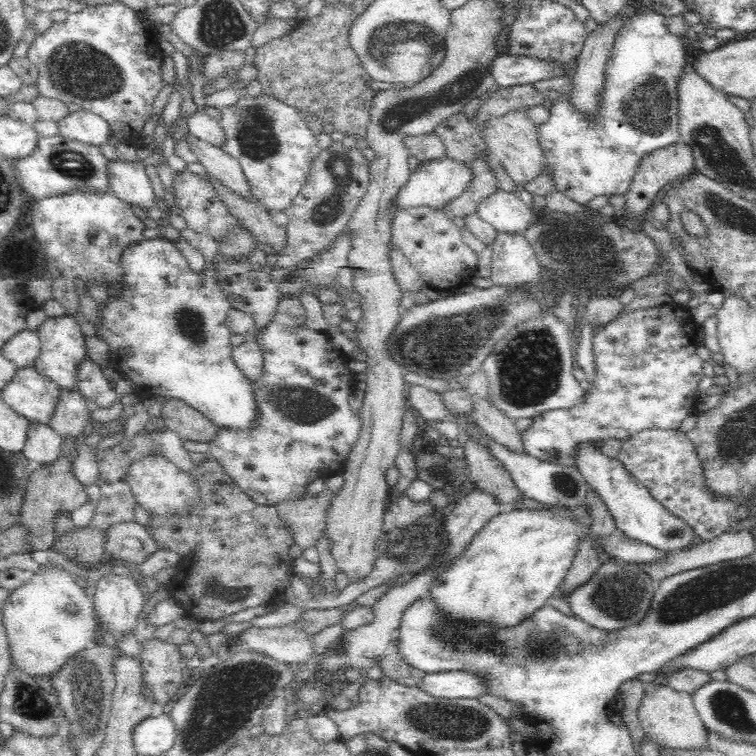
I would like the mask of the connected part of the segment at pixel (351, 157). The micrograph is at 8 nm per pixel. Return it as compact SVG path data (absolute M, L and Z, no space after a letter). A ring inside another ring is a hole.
M333 142L321 150L312 161L312 172L308 182L292 204L284 210L288 223L285 227L286 250L277 254L276 267L292 269L322 250L328 250L336 237L344 231L352 218L356 206L360 204L369 186L370 161L366 160L363 150L349 150L342 142Z

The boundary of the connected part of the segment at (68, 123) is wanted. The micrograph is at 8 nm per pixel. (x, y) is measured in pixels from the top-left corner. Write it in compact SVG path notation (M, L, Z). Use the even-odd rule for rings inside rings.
M88 110L72 112L57 124L59 135L92 146L99 147L111 138L110 126Z

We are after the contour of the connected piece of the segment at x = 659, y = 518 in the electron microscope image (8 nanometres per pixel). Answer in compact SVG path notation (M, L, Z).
M592 441L583 442L575 452L575 467L587 485L604 501L614 517L618 530L628 538L650 544L666 552L676 551L692 544L695 531L687 522L664 508L640 481L618 462L617 458L604 455Z

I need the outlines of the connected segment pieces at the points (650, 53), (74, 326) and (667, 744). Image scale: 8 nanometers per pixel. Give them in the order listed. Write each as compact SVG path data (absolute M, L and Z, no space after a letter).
M646 9L624 21L615 36L612 54L604 66L604 86L597 96L597 110L590 116L580 112L576 104L572 103L569 85L550 107L548 121L537 125L540 147L544 154L541 174L552 174L557 191L581 205L588 204L597 196L626 196L644 155L681 142L677 88L686 64L684 49L681 37L668 31L664 15L656 11Z
M72 315L48 317L35 330L41 342L40 352L33 360L33 366L45 377L50 378L60 389L74 390L77 388L77 370L84 357L88 357L85 347L86 337Z
M666 685L646 689L637 716L646 737L656 743L661 752L664 749L707 749L708 730L695 709L690 693L678 692Z

